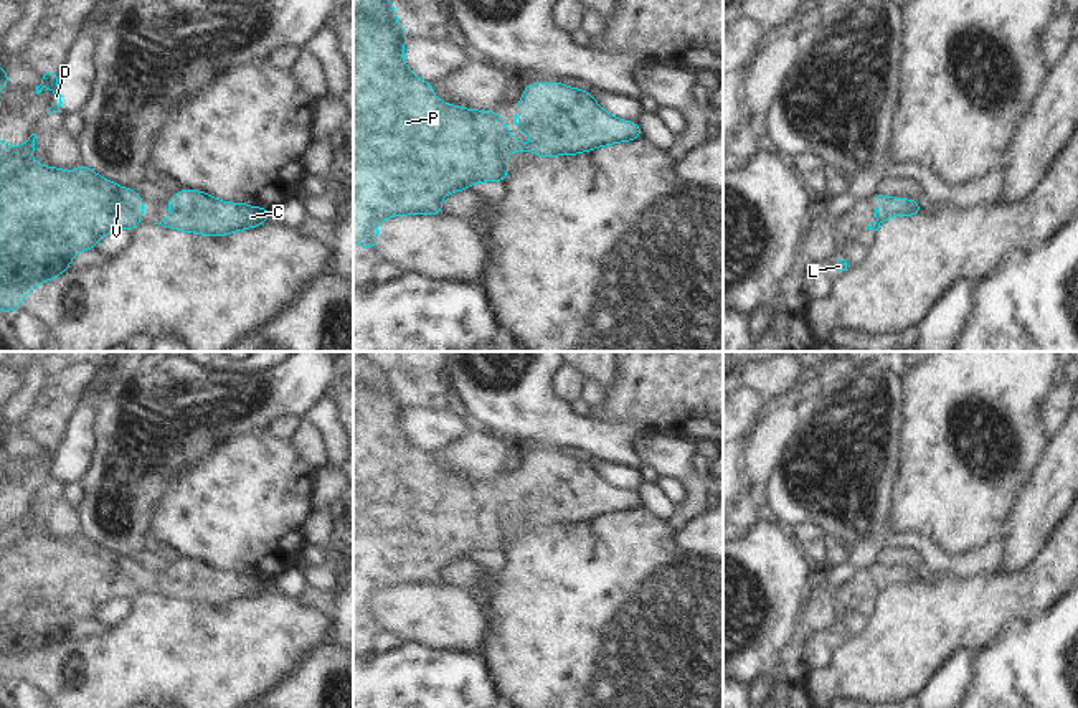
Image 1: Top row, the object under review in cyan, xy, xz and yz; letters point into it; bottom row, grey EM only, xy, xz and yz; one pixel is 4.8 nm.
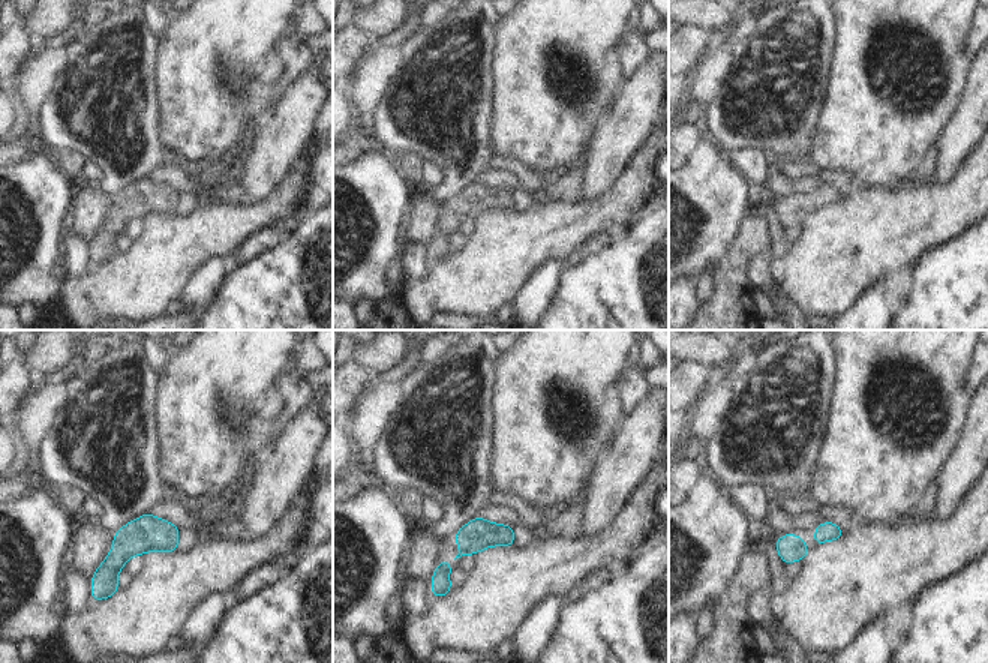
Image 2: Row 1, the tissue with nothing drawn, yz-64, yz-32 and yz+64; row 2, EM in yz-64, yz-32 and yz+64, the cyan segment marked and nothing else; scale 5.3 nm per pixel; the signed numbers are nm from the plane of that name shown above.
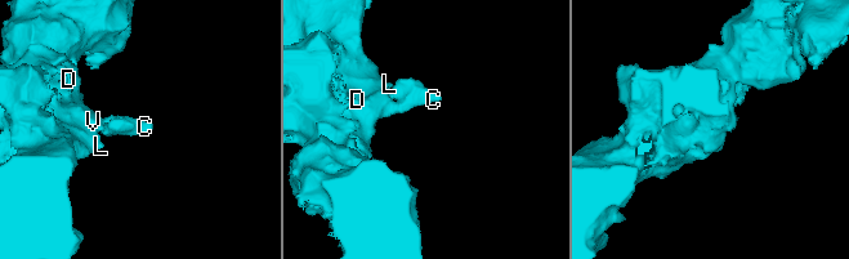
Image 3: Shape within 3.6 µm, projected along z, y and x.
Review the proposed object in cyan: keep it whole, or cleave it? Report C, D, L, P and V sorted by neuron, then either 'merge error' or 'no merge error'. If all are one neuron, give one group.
C D L P V | no merge error

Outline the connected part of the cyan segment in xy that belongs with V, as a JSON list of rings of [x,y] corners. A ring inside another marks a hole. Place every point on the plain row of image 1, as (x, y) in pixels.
[[[31,503],[21,517],[0,512],[0,680],[13,682],[36,654],[69,639],[71,629],[114,599],[135,599],[144,588],[144,568],[79,535],[73,541],[31,533]],[[66,550],[74,555],[74,573],[63,576]]]

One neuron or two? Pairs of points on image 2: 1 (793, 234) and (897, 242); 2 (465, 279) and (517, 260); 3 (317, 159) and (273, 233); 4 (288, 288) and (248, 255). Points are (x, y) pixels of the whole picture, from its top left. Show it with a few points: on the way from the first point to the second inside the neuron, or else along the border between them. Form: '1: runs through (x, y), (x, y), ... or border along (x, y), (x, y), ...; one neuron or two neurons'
1: border along (802, 225), (801, 236), (784, 249); two neurons
2: runs through (479, 279), (499, 260), (504, 260); one neuron
3: runs through (317, 179), (315, 194), (293, 216); one neuron
4: border along (282, 239), (254, 260), (230, 270); two neurons

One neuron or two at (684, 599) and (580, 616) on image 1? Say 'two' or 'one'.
one

